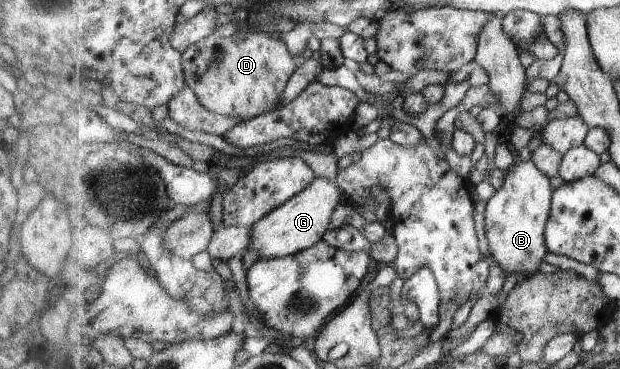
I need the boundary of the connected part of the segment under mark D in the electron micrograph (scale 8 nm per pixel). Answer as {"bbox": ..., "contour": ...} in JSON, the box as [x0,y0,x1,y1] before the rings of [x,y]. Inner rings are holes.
{"bbox":[182,31,299,123],"contour":[[[215,31],[211,36],[186,48],[182,57],[186,84],[196,92],[203,106],[218,115],[236,117],[242,121],[239,123],[252,121],[260,114],[270,113],[285,106],[284,93],[291,75],[299,65],[283,40],[275,40],[263,32],[235,32],[230,37],[225,37]]]}

